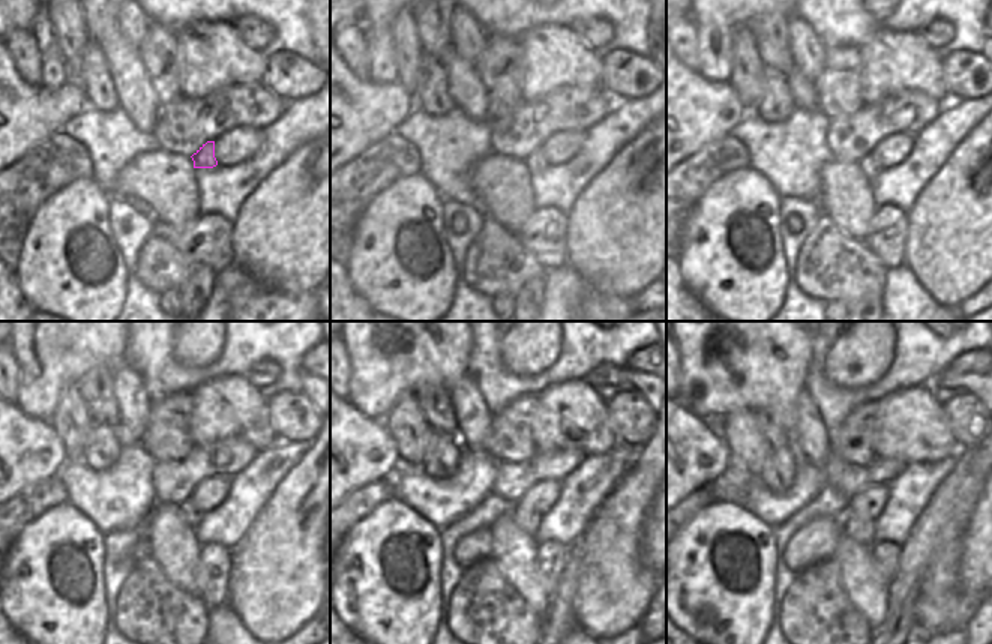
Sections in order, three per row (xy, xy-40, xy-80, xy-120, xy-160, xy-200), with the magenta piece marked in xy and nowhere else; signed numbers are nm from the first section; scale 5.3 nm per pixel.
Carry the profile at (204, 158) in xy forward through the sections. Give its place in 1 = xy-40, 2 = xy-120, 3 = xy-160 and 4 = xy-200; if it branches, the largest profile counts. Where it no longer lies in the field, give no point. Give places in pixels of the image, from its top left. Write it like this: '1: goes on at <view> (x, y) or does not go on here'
1: goes on at xy-40 (536, 162)
2: goes on at xy-120 (194, 517)
3: goes on at xy-160 (527, 520)
4: goes on at xy-200 (860, 529)

